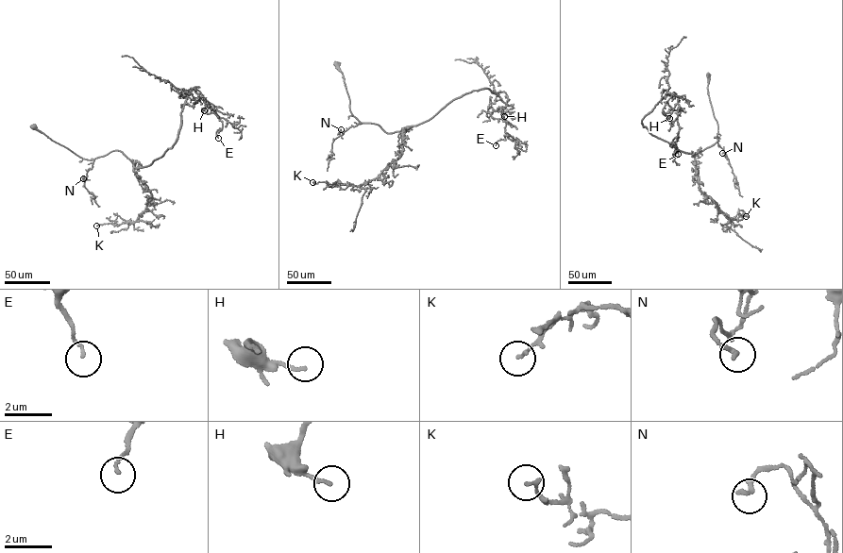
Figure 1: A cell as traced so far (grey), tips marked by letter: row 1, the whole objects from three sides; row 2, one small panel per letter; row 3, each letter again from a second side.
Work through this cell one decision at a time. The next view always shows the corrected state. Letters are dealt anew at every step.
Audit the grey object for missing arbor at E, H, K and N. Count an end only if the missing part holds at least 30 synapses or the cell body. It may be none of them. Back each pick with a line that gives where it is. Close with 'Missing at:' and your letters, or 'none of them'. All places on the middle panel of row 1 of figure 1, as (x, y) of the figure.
Missing at: none of them

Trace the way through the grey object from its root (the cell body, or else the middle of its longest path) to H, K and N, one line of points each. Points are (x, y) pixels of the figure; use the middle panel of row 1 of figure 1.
H: (336, 63), (353, 115), (387, 132), (422, 124), (456, 98), (485, 88), (512, 106), (504, 116)
K: (336, 63), (353, 115), (387, 132), (403, 128), (402, 152), (376, 177), (361, 185), (329, 186), (312, 182)
N: (336, 63), (342, 73), (350, 111), (362, 123), (340, 135), (341, 129)

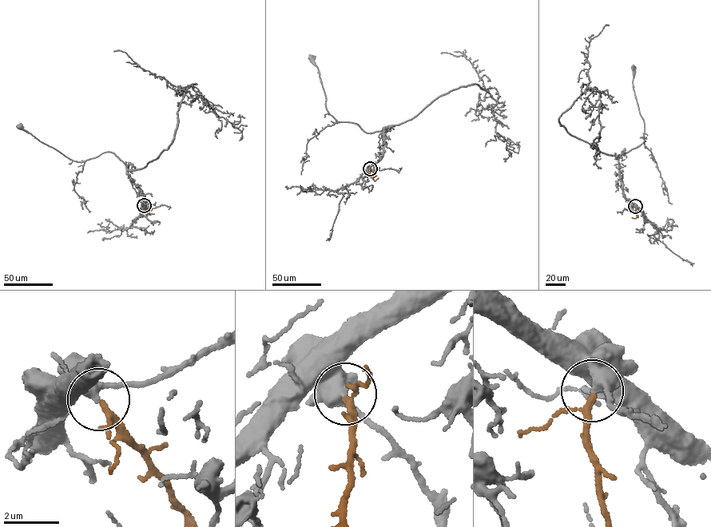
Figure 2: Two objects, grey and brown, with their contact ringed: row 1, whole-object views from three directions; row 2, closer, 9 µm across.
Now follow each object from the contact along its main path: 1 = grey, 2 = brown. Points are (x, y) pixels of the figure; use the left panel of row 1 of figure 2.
1: (144, 205), (146, 199), (114, 153), (102, 152), (83, 161), (74, 160), (18, 126)
2: (144, 205), (148, 212), (154, 214)

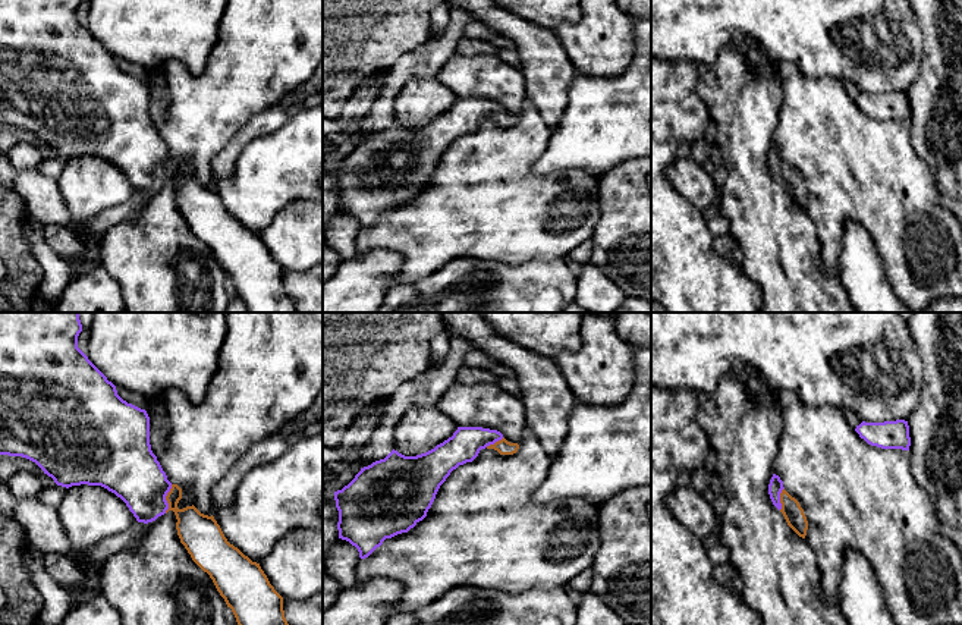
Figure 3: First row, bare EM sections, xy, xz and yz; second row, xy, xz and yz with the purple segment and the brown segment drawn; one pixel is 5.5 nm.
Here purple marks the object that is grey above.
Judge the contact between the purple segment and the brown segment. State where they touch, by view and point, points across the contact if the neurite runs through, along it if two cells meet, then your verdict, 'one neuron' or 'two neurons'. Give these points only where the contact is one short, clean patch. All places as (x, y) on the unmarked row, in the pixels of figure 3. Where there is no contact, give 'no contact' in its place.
xy (164, 170) | across xy (129, 141), (156, 167), (164, 170), (197, 203) | one neuron

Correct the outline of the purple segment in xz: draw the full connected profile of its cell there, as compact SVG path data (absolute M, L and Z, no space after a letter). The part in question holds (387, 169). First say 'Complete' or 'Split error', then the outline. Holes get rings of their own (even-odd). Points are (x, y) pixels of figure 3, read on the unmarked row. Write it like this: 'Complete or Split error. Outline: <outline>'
Split error. Outline: M458 98L452 109L425 125L405 128L393 120L384 131L361 139L348 157L334 163L339 210L355 217L361 230L368 229L386 210L408 204L422 192L450 144L472 134L485 119L500 126L513 126L519 116L507 113L497 101Z

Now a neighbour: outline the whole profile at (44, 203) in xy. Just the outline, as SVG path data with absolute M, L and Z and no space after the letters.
M38 170L16 172L15 188L25 200L28 214L41 226L69 226L70 213L56 178Z

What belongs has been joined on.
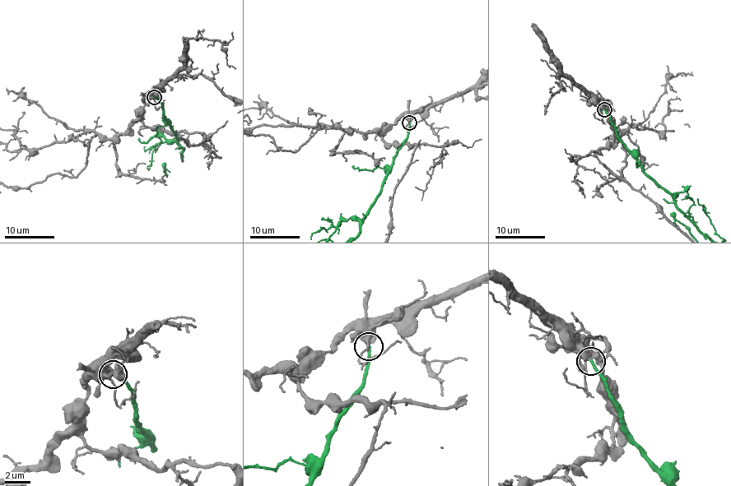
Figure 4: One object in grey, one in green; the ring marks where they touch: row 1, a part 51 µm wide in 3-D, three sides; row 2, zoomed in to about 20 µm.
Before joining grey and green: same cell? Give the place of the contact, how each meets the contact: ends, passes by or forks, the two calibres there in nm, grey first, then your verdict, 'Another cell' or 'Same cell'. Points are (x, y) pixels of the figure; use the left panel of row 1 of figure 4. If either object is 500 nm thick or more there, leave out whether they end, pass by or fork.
Place: (154, 97). At the ring grey passes by. At the ring green ends. Thickness 440 nm (grey) against 220 nm. Same cell

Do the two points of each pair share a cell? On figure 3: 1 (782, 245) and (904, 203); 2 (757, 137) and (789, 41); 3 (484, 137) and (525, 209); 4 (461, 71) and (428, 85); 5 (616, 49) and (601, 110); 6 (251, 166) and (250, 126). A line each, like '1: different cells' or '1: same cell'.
1: different cells
2: different cells
3: same cell
4: different cells
5: different cells
6: different cells

